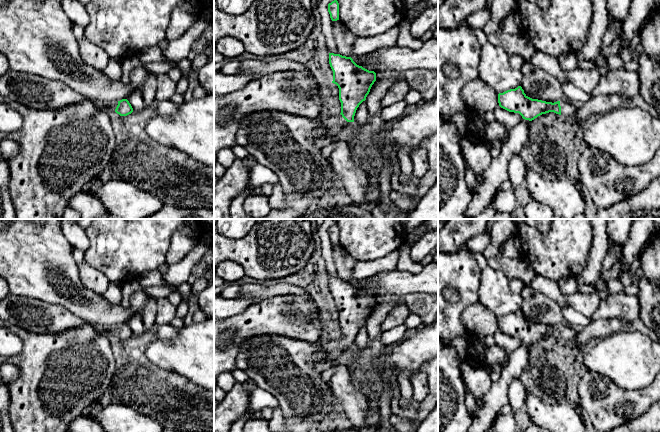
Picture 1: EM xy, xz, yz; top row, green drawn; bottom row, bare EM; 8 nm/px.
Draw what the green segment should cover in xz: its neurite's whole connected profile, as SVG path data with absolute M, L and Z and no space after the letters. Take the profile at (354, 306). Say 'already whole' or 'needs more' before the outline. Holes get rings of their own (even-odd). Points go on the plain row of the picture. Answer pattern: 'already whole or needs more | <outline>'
needs more | M329 277L329 288L333 295L333 305L339 312L341 337L315 344L322 354L322 360L316 363L318 371L326 371L334 366L338 358L351 346L359 329L366 324L374 306L376 297L357 289L351 281Z

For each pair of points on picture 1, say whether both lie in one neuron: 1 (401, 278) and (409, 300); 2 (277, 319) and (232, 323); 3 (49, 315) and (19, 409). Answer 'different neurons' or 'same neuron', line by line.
1: different neurons
2: same neuron
3: different neurons

